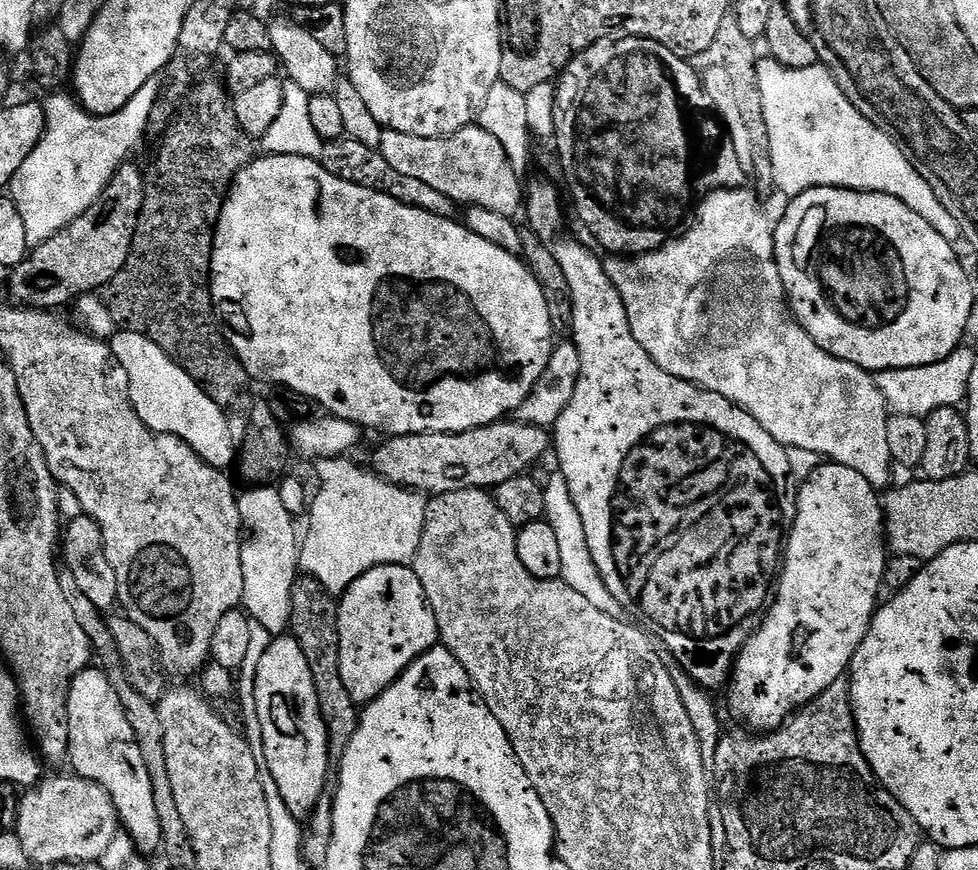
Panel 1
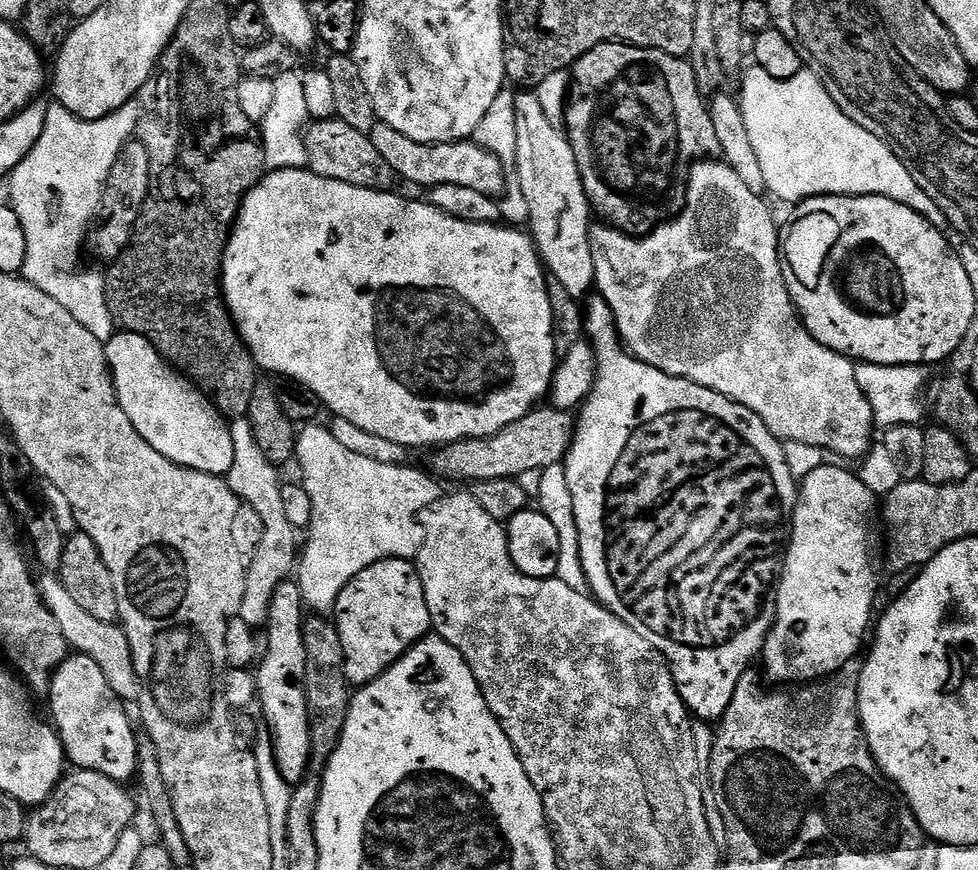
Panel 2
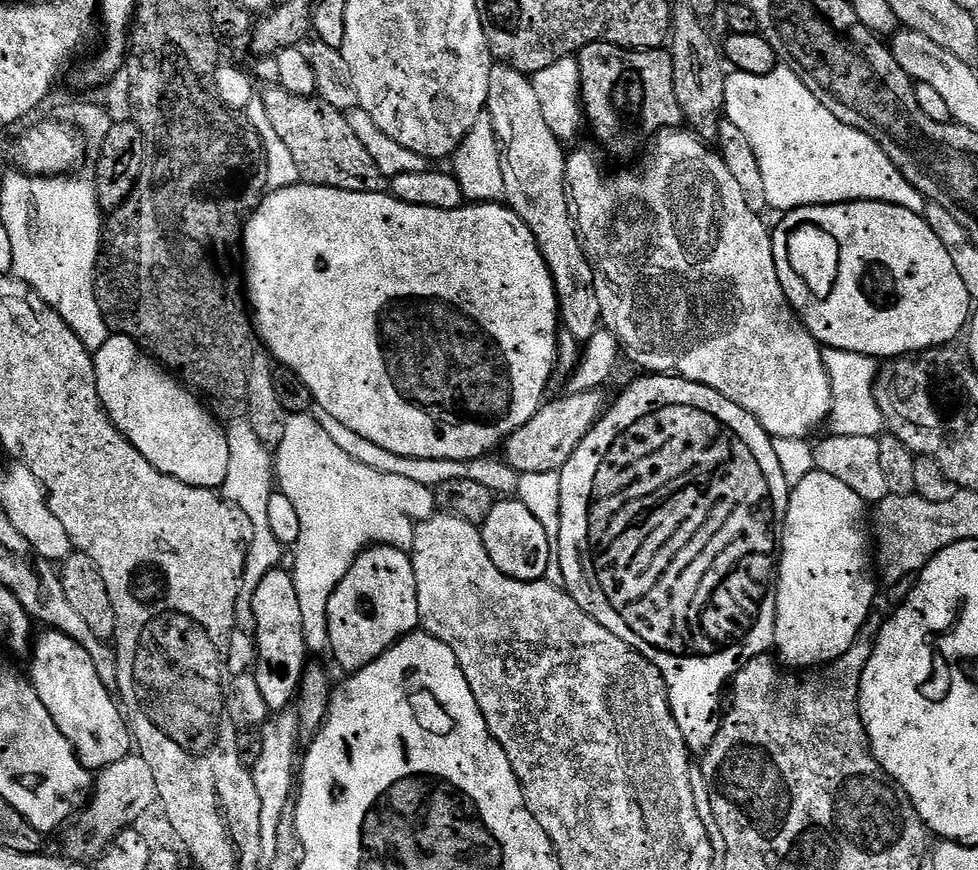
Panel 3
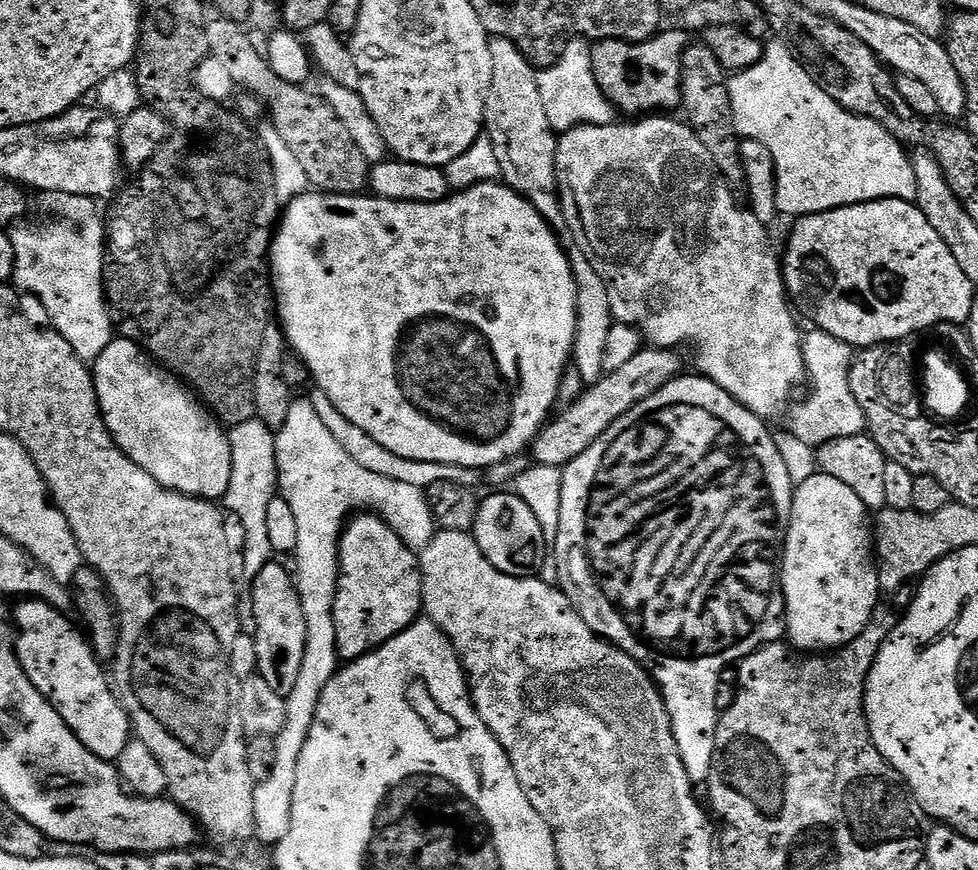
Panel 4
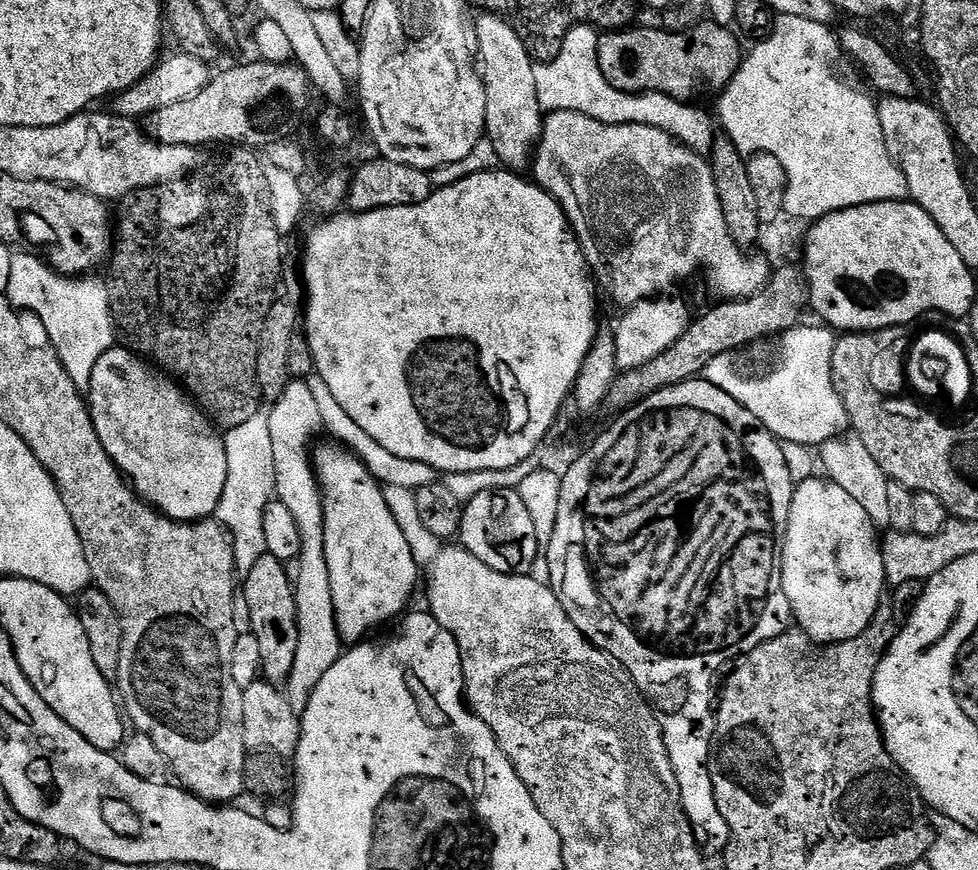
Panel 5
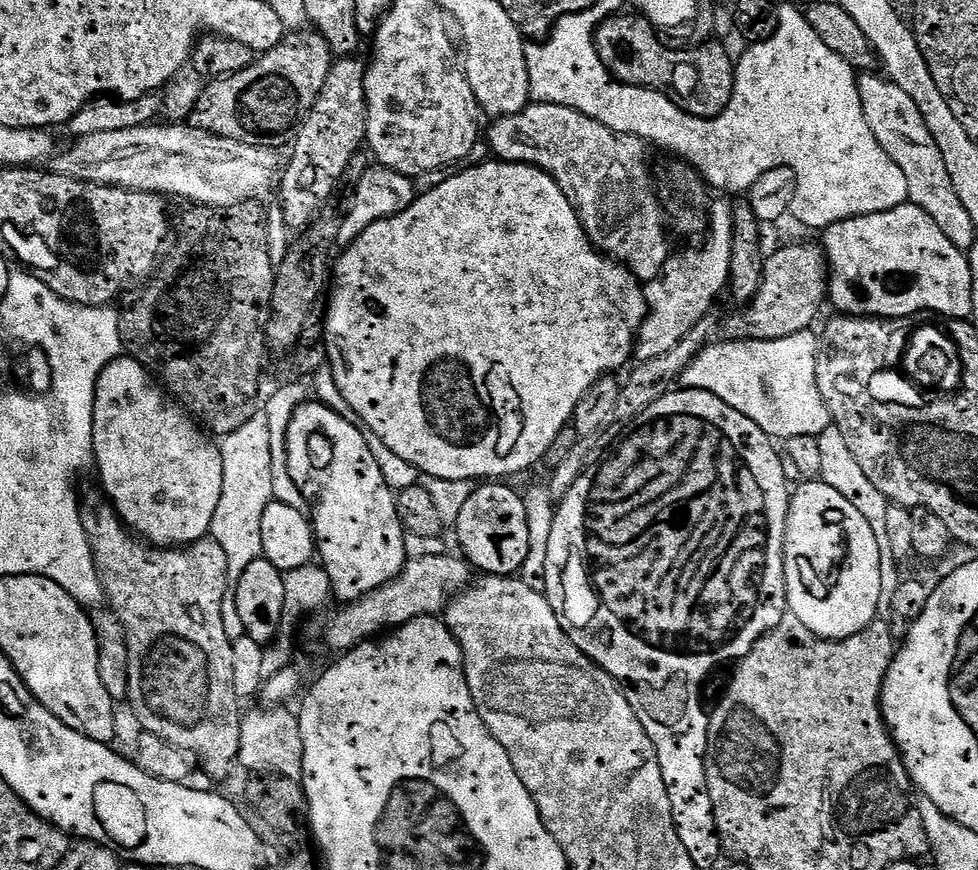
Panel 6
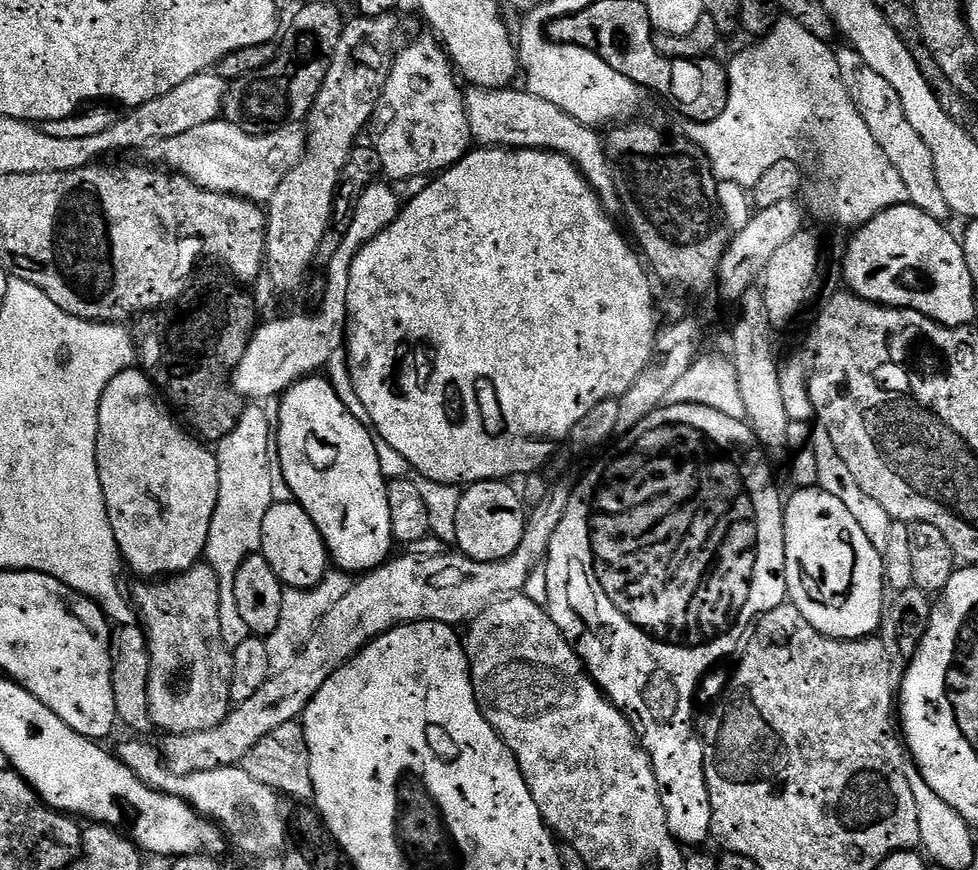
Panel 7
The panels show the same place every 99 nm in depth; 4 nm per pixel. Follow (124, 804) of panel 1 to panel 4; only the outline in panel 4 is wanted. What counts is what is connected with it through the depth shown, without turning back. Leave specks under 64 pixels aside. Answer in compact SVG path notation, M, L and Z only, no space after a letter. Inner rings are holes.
M24 598L19 601L20 604L16 608L16 628L14 624L14 647L16 650L16 656L20 660L20 669L26 673L30 678L30 682L38 689L38 691L47 696L51 700L52 704L58 710L58 714L66 722L66 726L76 737L78 742L82 742L82 746L86 746L86 750L90 750L90 754L94 754L98 758L109 762L119 761L122 750L126 750L130 737L133 735L132 721L128 718L128 711L124 709L124 705L120 703L117 693L114 691L113 685L104 677L101 661L97 660L96 656L92 653L92 645L88 642L88 637L75 623L74 625L68 621L69 617L63 612L59 612L54 606L50 606L45 600L33 600L31 598Z

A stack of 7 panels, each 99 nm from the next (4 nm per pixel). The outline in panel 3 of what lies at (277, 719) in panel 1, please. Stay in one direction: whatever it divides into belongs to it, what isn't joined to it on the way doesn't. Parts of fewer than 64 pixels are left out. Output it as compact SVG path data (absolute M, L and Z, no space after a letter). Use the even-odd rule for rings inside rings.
M284 566L270 570L270 574L259 583L258 590L252 593L250 603L256 618L254 639L258 659L254 675L258 690L262 690L269 709L284 710L299 693L300 680L310 656L302 630L302 605L298 602L298 590L294 588L291 571Z

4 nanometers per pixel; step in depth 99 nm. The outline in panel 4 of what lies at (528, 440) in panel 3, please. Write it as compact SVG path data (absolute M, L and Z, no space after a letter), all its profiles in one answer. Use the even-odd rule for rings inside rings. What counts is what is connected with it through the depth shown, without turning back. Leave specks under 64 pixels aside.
M641 347L630 362L626 362L620 369L605 372L596 384L589 384L577 401L569 408L557 411L541 428L535 440L530 445L530 456L533 461L542 466L554 466L563 470L578 454L590 450L622 414L634 410L638 402L646 402L650 394L662 390L677 376L685 371L681 353L675 348Z

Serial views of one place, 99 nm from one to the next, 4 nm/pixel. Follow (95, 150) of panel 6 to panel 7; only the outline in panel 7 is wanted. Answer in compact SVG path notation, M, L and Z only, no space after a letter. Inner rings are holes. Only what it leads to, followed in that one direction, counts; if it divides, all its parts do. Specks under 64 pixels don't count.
M221 118L214 122L206 122L206 126L186 130L186 134L177 134L174 138L158 140L147 149L146 155L152 159L149 161L159 162L165 169L180 173L188 180L194 181L199 188L205 188L211 192L224 192L228 196L240 196L244 200L252 200L255 204L264 206L270 198L274 198L274 190L278 190L282 178L286 178L286 174L290 174L290 170L294 170L294 166L302 158L305 143L306 132L300 126L279 128L277 132L255 136L246 134L246 130Z

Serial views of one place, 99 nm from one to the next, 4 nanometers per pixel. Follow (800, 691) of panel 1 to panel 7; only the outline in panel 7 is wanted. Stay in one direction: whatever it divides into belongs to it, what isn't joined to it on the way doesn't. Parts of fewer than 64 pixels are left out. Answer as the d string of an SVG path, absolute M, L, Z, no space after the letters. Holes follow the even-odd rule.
M819 486L801 488L793 492L792 497L787 497L784 506L784 549L786 550L788 600L794 606L798 606L802 618L806 618L806 622L810 622L810 626L814 626L814 630L818 630L821 636L831 636L833 640L863 640L866 636L879 633L880 619L886 609L886 598L884 602L886 579L884 577L884 558L881 549L876 548L874 542L870 542L870 538L866 538L862 526L858 526L857 520L850 514L850 510L846 510L846 506L842 506L842 502L838 502L838 498L834 498L834 494L826 494Z

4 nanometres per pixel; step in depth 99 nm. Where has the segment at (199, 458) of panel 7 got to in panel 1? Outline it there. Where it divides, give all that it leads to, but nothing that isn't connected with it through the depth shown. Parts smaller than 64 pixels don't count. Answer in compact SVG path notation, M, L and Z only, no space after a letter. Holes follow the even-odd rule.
M117 331L111 337L110 347L114 358L126 370L130 402L146 422L151 432L161 432L164 436L173 436L186 446L195 450L210 466L221 470L231 469L237 459L238 452L232 439L232 426L229 413L217 406L205 392L196 385L194 378L175 364L171 358L150 338L142 338L142 334Z

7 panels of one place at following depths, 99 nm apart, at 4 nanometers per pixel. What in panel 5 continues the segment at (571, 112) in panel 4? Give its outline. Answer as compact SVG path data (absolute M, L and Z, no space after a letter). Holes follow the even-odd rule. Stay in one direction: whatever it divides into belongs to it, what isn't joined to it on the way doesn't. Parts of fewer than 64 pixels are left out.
M580 24L566 34L557 56L547 62L536 64L534 86L538 86L538 102L545 113L577 112L586 114L586 118L594 118L607 124L654 126L658 130L670 133L690 150L701 154L707 153L714 141L712 124L708 121L707 114L700 108L692 108L696 106L691 103L675 100L661 92L637 94L623 92L610 86L610 82L606 82L598 66L597 39L597 29L590 24Z

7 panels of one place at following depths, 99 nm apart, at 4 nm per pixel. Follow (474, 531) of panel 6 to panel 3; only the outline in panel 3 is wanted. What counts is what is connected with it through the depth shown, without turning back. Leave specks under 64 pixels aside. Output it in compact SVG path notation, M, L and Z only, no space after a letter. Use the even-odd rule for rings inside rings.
M500 498L493 503L490 514L484 520L482 525L484 534L484 545L486 546L490 558L500 570L502 574L506 574L515 580L543 580L549 574L548 567L554 564L554 540L546 534L546 530L542 526L542 522L538 522L538 518L534 518L534 514L530 514L530 510L526 510L526 506L518 498Z

